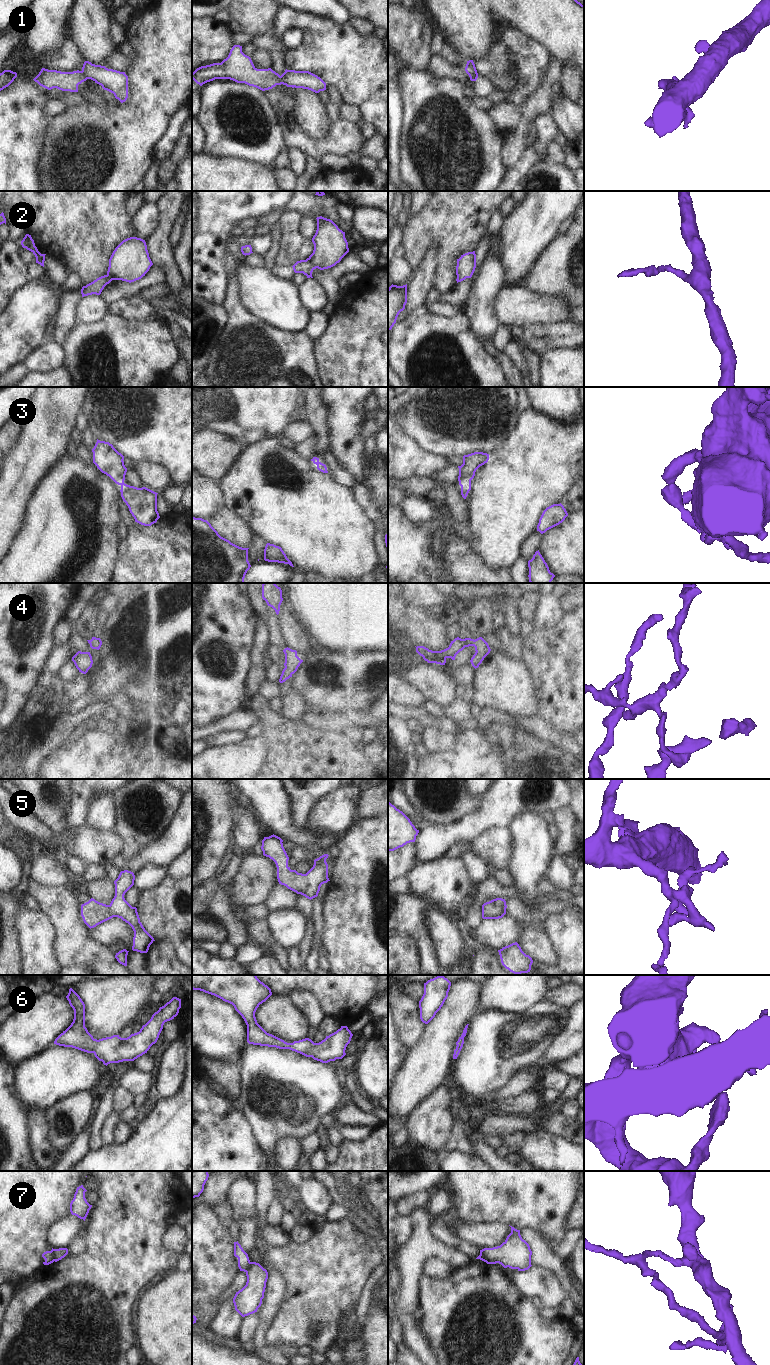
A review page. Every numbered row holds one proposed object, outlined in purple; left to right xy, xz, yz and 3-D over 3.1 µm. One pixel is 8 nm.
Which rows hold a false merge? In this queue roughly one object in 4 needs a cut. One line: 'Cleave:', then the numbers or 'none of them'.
Cleave: 1, 7.

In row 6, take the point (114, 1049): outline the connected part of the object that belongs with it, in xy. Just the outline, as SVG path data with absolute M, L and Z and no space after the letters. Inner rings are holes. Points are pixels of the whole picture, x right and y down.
M70 988L66 998L74 1010L74 1019L71 1025L55 1039L54 1044L93 1053L106 1066L110 1063L134 1061L147 1053L157 1042L164 1023L174 1019L181 1008L181 999L173 997L152 1015L139 1032L127 1038L113 1035L97 1040L85 1027L85 1004L80 996Z

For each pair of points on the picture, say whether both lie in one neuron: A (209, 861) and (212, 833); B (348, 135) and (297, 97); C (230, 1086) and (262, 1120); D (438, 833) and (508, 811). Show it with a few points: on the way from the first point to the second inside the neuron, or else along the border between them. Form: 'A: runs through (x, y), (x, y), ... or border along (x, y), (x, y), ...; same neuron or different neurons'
A: runs through (209, 854), (209, 840); same neuron
B: border along (331, 126), (325, 136), (321, 138), (309, 137); different neurons
C: border along (239, 1070), (240, 1094), (237, 1097); different neurons
D: runs through (455, 833), (466, 829), (491, 812); same neuron

